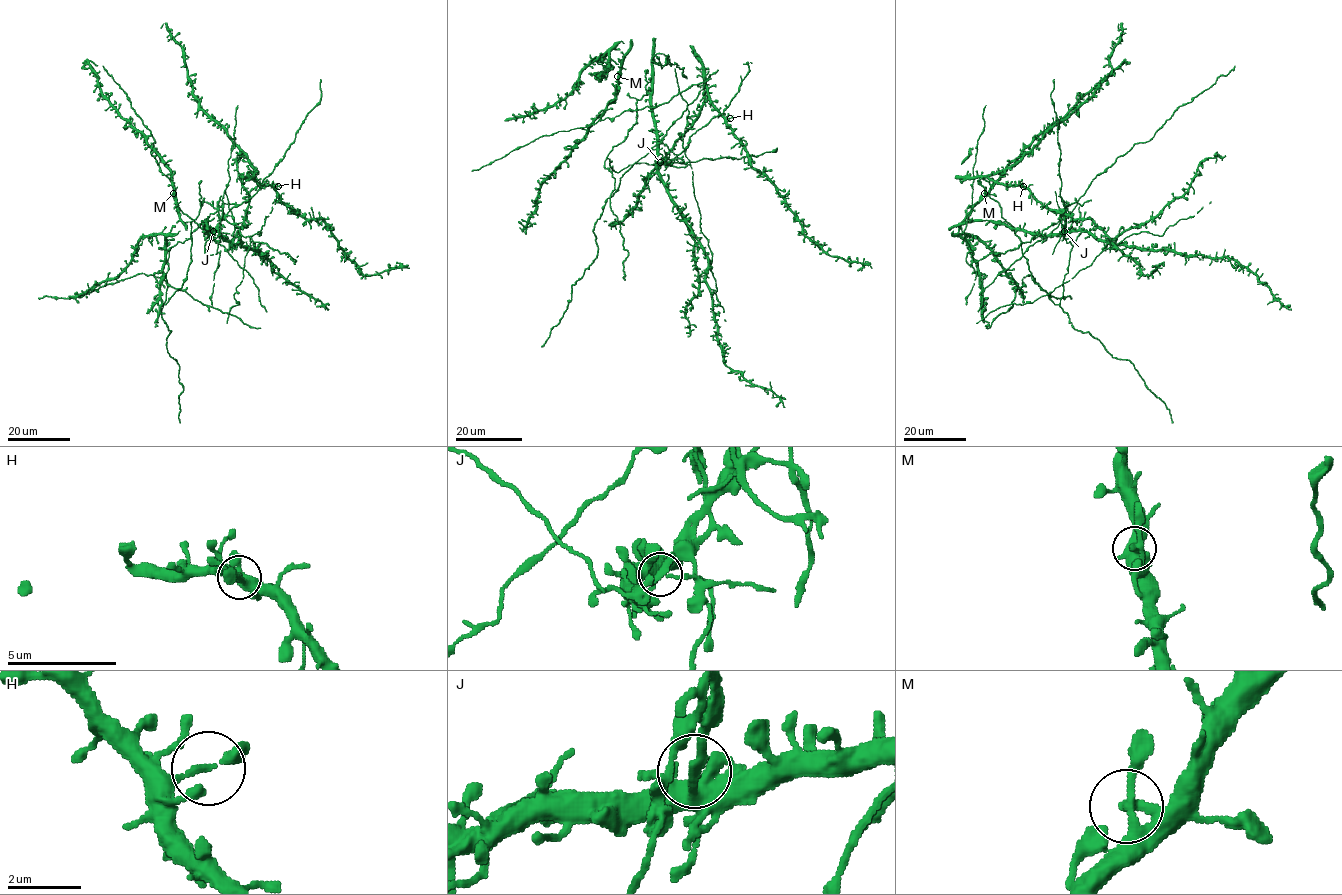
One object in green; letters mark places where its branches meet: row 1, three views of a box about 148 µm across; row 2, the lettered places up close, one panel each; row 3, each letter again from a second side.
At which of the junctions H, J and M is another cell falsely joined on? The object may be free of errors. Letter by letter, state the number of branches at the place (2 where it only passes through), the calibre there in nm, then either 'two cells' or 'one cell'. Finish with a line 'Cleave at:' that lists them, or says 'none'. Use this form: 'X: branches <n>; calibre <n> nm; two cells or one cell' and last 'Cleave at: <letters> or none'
H: branches 2; calibre 220 nm; one cell
J: branches 2; calibre 240 nm; two cells
M: branches 2; calibre 240 nm; one cell
Cleave at: J

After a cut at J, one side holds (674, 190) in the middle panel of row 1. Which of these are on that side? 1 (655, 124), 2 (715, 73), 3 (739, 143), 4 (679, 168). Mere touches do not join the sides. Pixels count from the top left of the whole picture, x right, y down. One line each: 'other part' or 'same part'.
1: same part
2: same part
3: same part
4: other part

